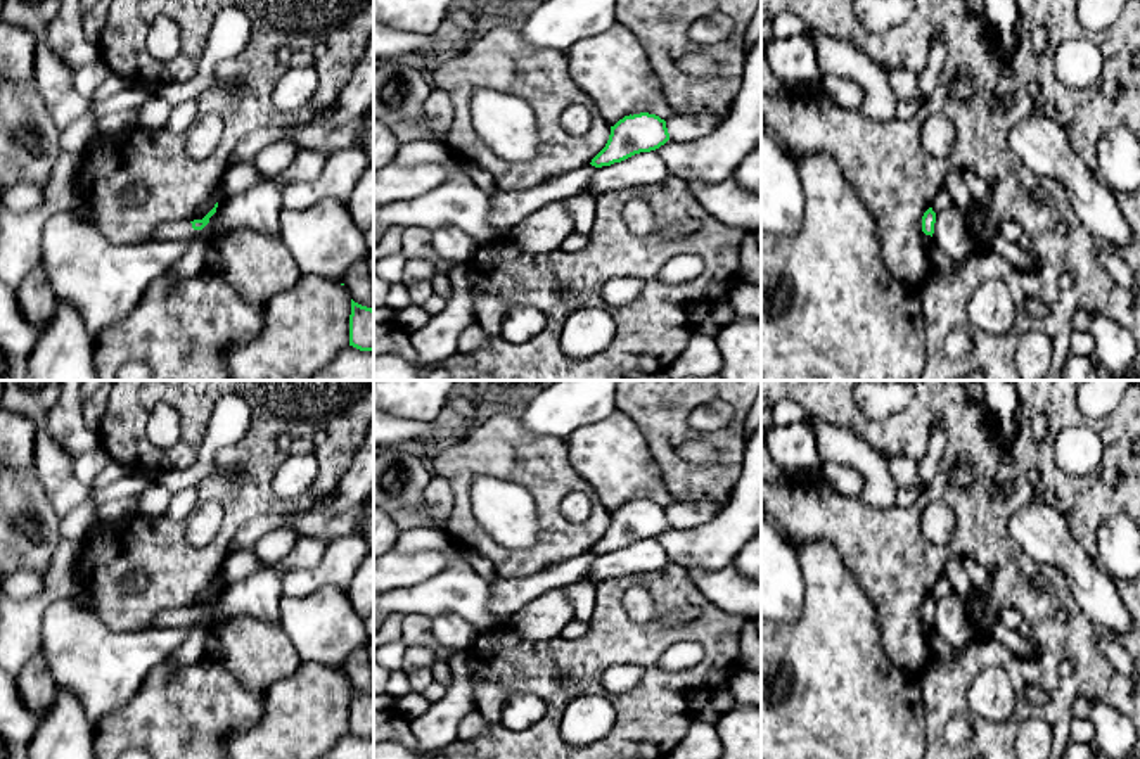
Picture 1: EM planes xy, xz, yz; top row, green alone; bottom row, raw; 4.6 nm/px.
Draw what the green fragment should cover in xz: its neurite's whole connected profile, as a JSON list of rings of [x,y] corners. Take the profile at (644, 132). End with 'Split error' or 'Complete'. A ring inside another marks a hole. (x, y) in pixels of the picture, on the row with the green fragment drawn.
[[[630,114],[611,126],[605,147],[592,159],[592,166],[602,168],[621,163],[635,154],[659,149],[669,140],[666,121],[656,114]]]. Complete

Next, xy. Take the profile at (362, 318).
[[[351,299],[349,346],[374,351],[374,309]]]. Complete

